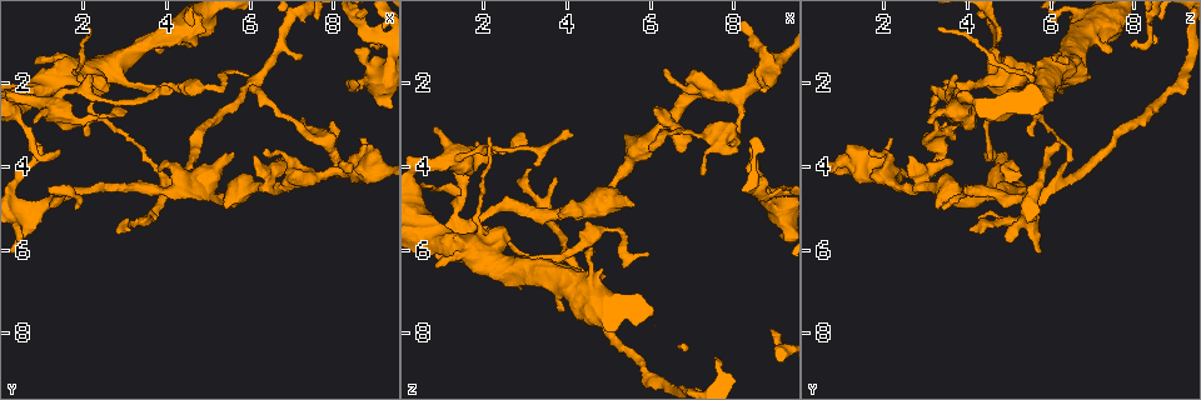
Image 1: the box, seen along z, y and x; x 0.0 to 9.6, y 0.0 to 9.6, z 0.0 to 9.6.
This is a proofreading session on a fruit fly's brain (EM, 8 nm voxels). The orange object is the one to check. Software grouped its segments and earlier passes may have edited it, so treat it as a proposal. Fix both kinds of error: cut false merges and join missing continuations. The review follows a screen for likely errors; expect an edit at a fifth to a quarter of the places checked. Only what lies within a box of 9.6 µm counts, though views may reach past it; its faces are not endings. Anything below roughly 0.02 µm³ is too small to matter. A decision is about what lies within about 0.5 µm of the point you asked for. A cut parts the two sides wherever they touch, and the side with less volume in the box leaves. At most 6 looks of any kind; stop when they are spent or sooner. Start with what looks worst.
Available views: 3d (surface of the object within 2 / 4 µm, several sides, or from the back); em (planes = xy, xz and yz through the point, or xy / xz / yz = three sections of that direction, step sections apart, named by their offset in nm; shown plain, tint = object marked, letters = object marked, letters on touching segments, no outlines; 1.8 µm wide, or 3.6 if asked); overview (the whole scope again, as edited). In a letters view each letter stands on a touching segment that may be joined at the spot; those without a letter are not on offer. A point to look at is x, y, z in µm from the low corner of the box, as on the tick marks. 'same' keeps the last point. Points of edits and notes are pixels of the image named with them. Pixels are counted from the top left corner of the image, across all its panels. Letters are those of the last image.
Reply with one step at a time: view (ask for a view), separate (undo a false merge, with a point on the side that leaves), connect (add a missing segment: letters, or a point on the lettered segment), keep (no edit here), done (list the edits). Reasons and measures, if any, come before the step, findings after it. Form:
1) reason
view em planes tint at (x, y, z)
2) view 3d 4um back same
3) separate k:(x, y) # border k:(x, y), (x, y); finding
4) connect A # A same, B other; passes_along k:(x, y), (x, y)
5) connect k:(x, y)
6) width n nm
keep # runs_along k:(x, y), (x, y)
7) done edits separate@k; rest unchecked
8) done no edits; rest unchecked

three-way junction
view 3d 4um at (3.95, 4.25, 6.25)

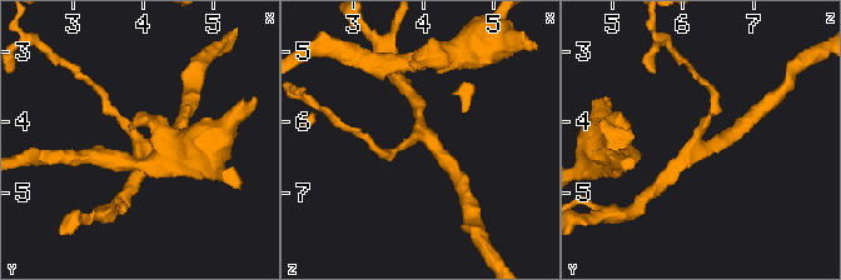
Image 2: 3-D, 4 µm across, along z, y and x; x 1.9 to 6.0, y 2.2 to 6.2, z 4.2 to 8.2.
now the EM
view em planes tint at (4.00, 4.25, 6.20)

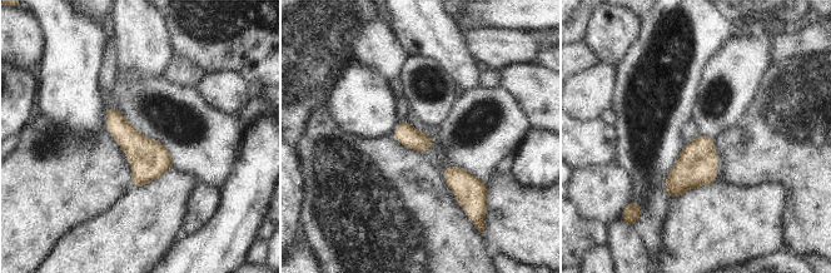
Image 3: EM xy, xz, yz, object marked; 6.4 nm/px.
see the neighbours
view em planes letters same

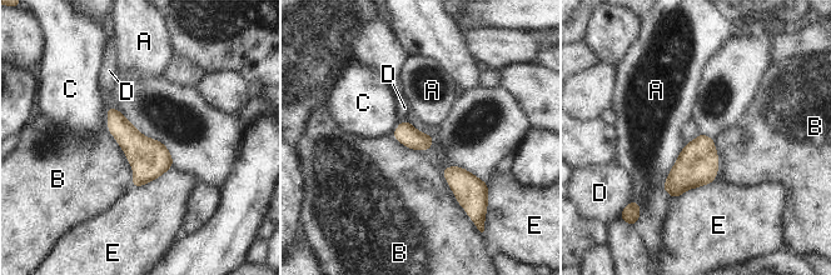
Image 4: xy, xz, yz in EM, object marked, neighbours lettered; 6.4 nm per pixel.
longest_contact B 400 nm
keep # A other, B other, C other, D other, E other; border 4:(107, 130), (132, 169), (132, 186); all the same cell

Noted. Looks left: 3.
branch stops here
view em 3.6um yz step 4 letters at (8.95, 1.05, 7.90)

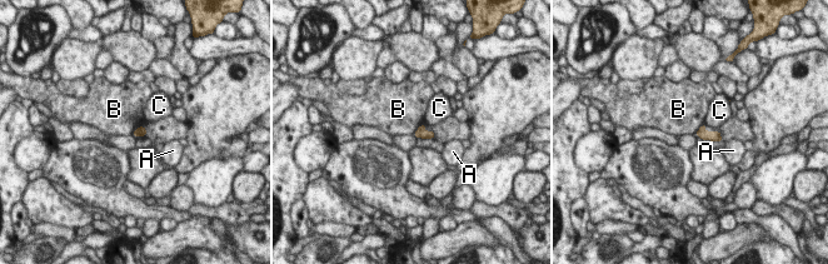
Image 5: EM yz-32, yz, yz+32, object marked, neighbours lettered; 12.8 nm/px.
keep # A other, B other, C other; border 5:(703, 124), (694, 133); no lettered segment goes on from it

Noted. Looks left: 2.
branch stops here
view em planes letters at (3.90, 1.20, 7.45)

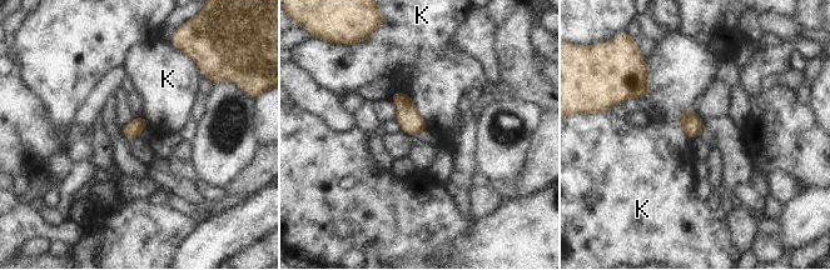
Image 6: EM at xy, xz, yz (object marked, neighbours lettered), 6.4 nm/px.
keep # K other; border 6:(394, 91), (409, 96), (428, 128); none of them fits

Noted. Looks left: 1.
done no edits; rest unchecked

